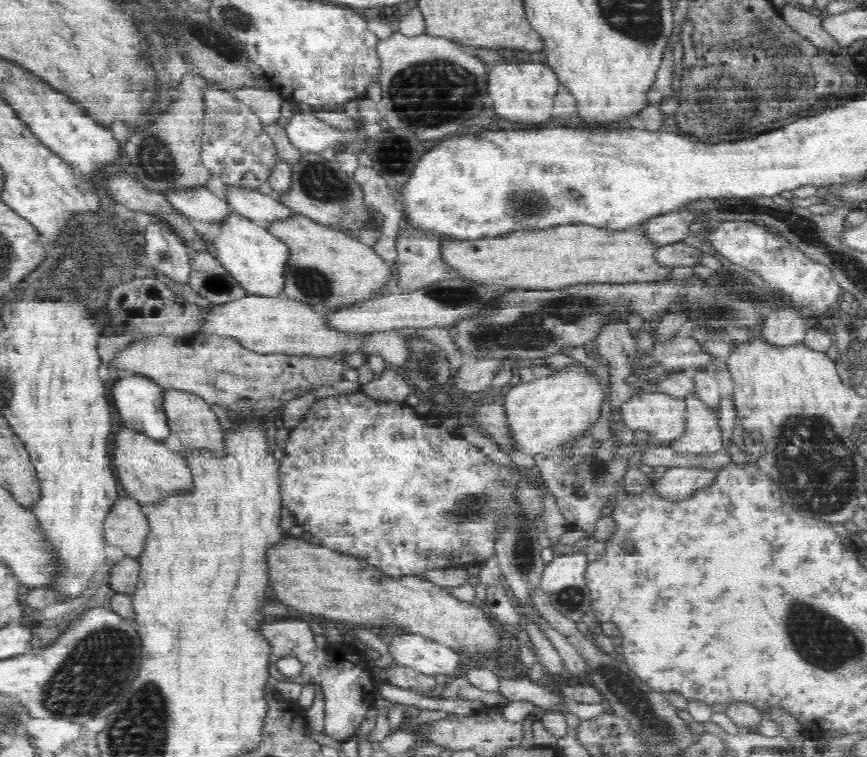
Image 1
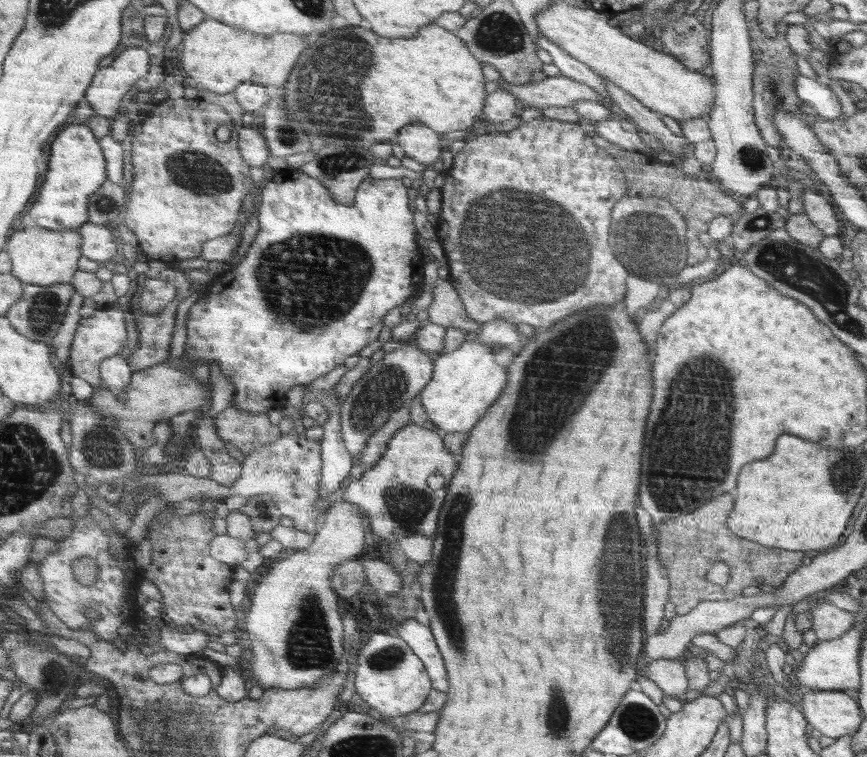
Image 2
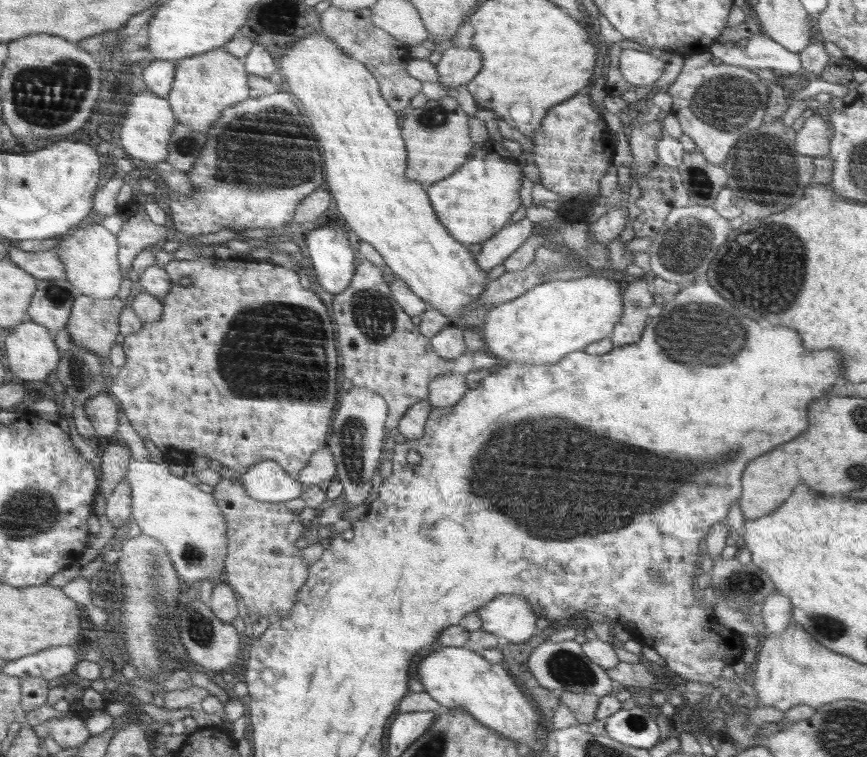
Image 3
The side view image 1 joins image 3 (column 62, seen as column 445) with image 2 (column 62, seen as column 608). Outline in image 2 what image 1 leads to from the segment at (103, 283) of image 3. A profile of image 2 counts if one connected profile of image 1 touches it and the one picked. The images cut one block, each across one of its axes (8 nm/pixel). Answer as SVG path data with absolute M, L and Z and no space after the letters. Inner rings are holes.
M34 226L17 231L5 248L12 256L13 273L27 285L51 286L71 283L80 272L81 248L85 237L76 229L57 231Z

